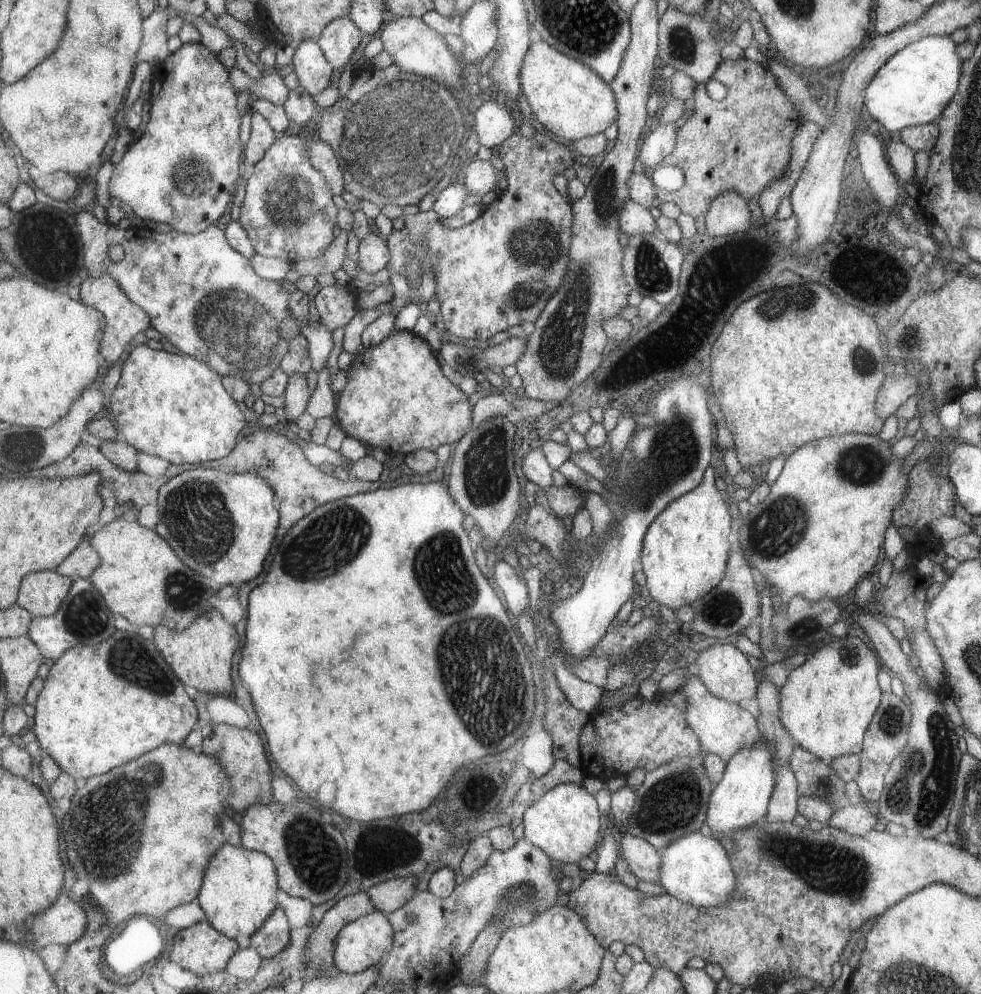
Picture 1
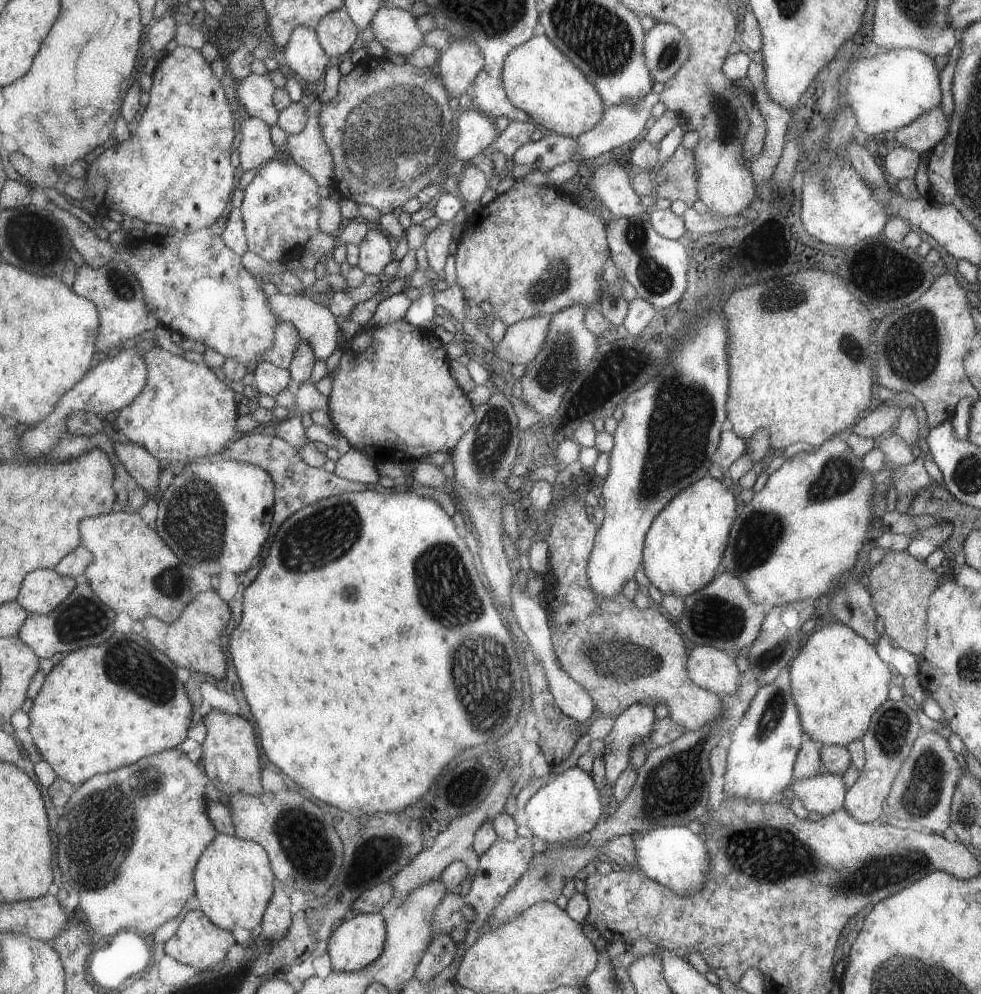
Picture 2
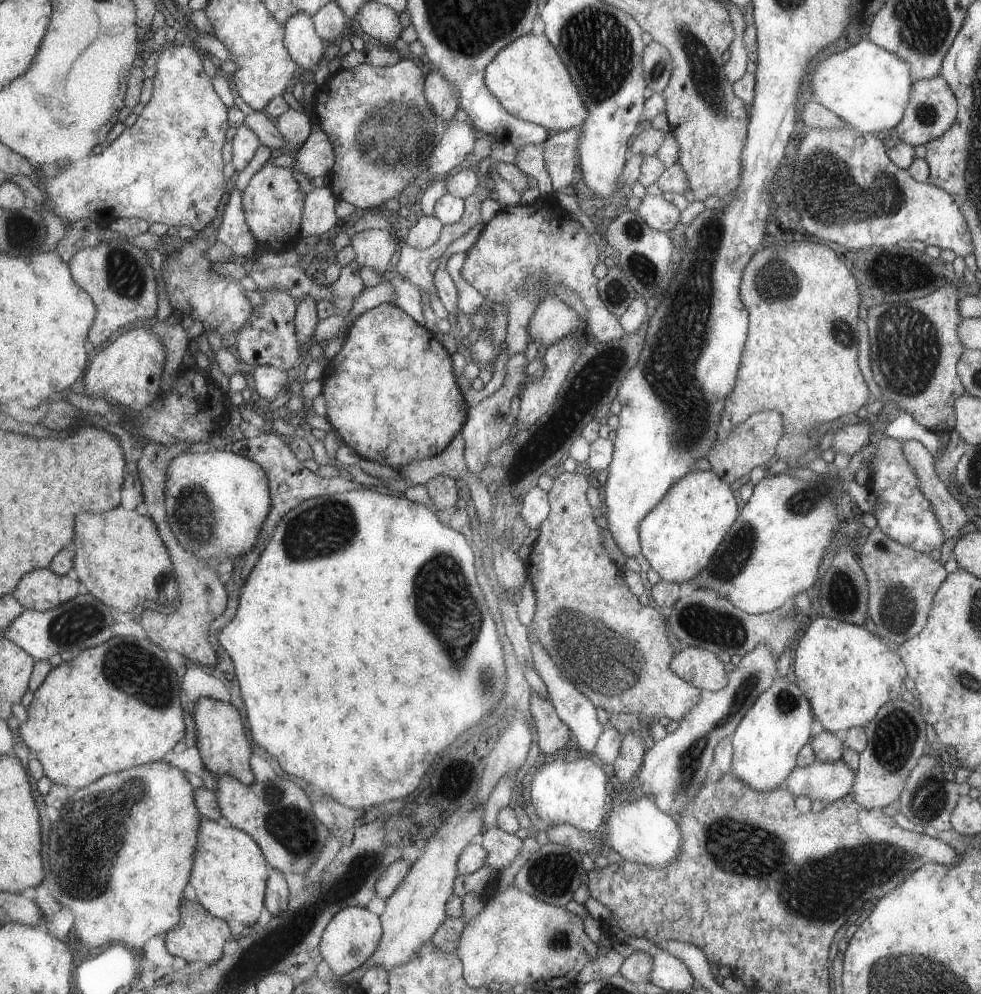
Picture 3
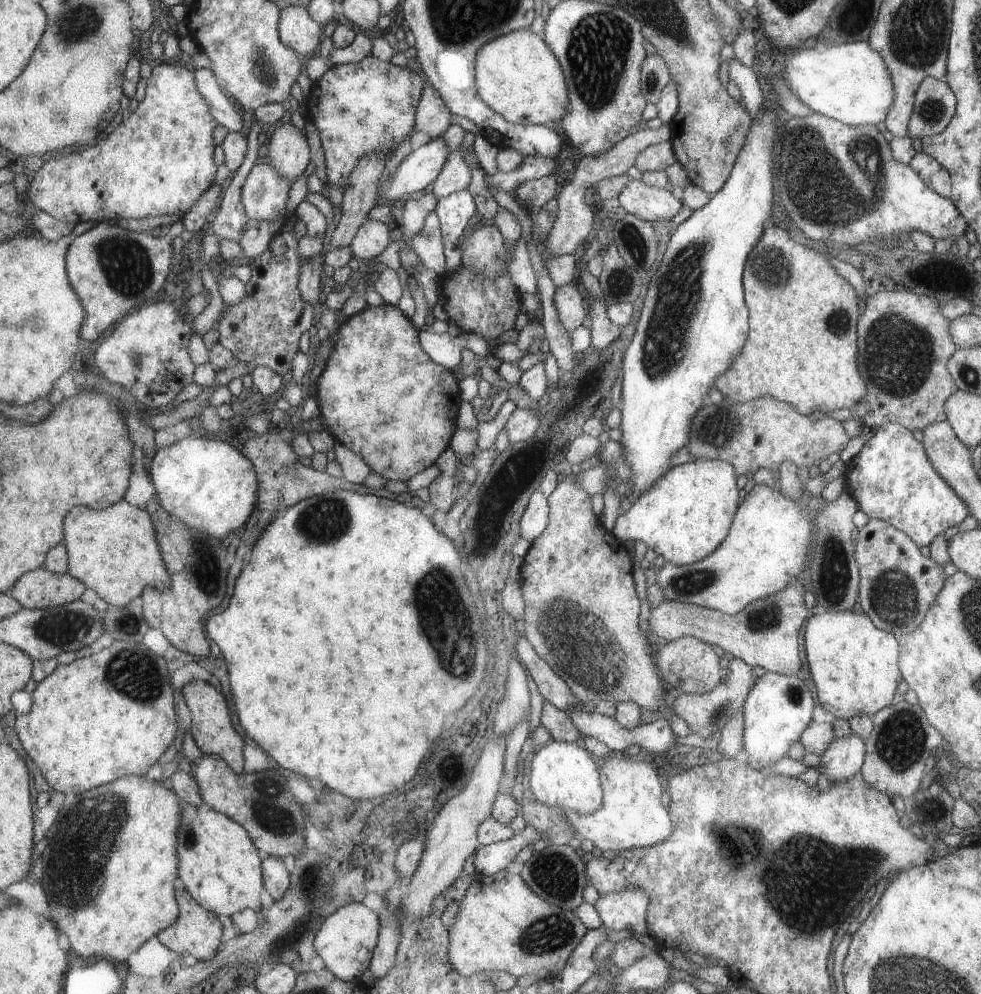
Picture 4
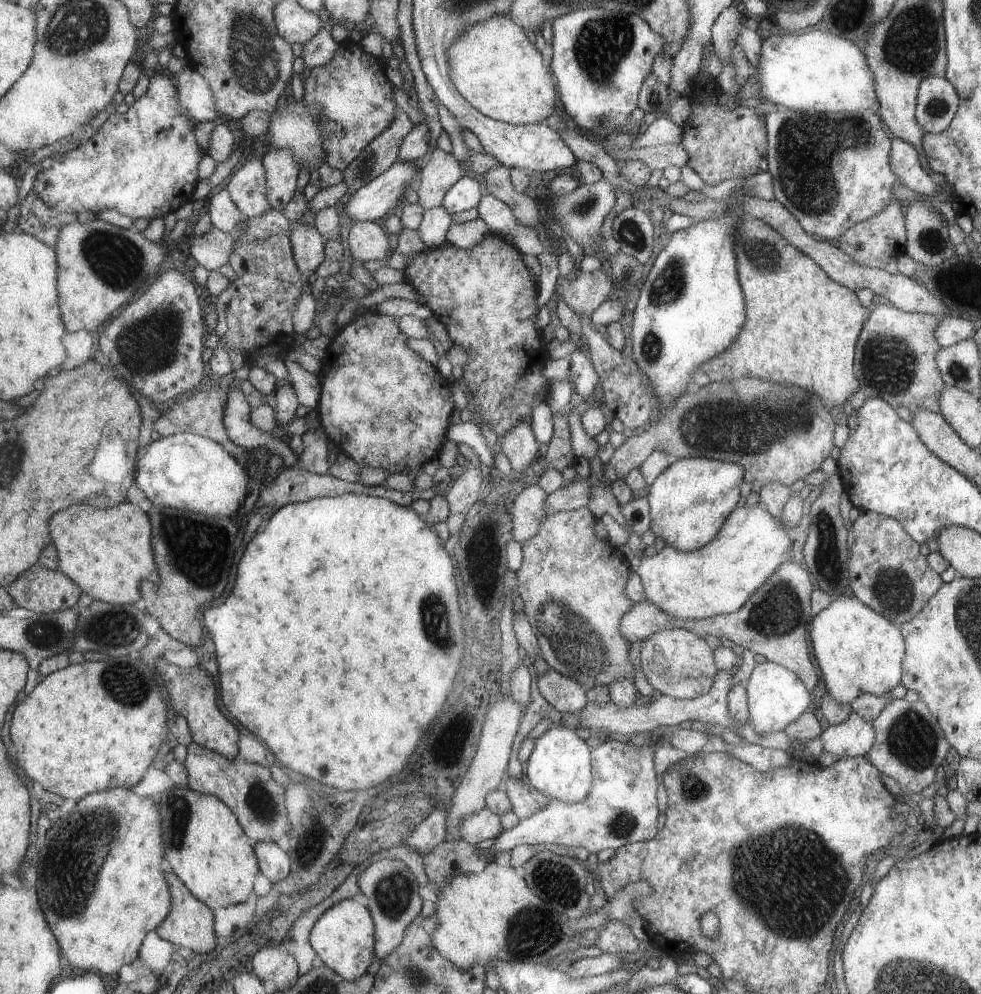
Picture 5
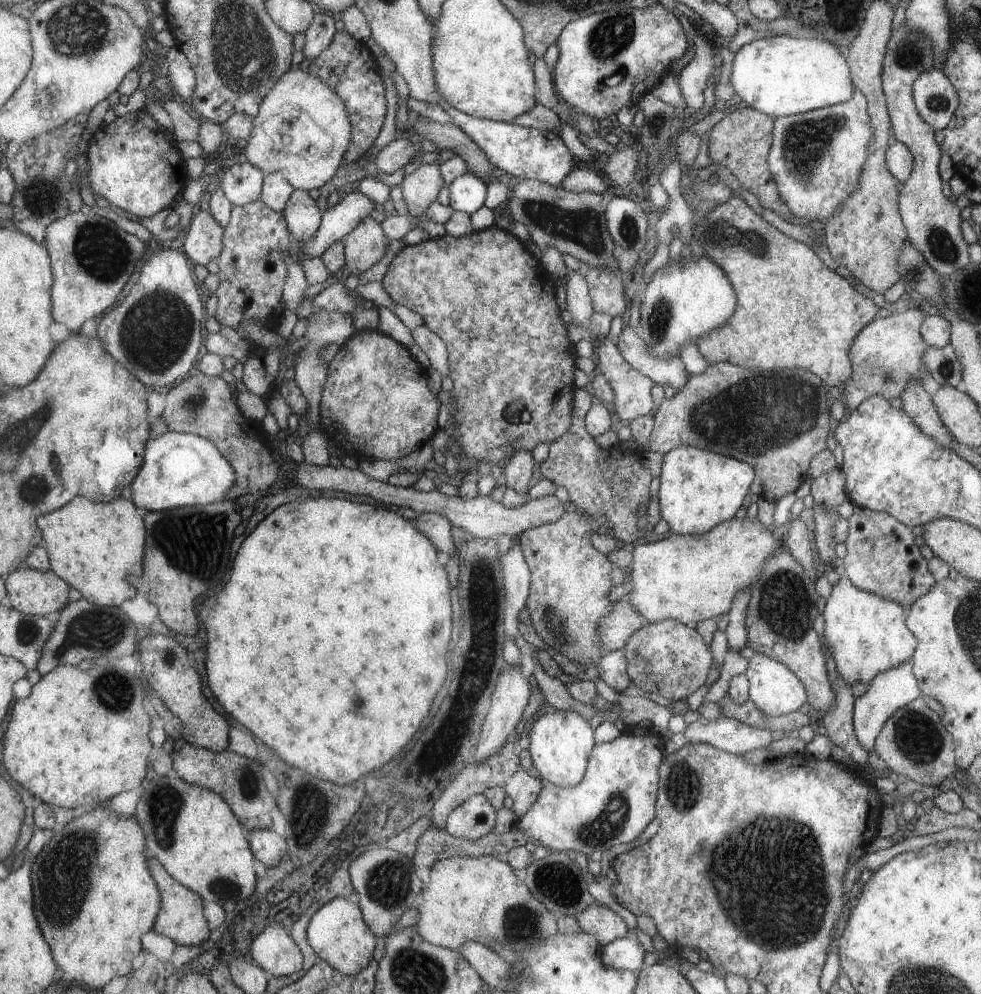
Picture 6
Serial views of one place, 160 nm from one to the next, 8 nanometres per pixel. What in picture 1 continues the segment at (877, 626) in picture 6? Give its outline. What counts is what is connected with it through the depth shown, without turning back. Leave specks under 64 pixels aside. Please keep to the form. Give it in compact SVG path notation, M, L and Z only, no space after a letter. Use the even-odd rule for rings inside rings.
M846 635L844 639L831 638L812 648L807 660L791 670L778 690L779 720L793 744L813 753L826 765L843 755L859 755L862 752L863 733L882 695L875 680L877 670L879 666L875 654L857 637Z

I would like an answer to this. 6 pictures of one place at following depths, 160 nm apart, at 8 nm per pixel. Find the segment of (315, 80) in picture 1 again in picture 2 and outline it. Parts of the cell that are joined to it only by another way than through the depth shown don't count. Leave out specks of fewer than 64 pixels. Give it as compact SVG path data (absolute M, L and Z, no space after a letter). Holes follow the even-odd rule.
M307 27L293 30L288 43L280 50L279 59L307 82L315 82L325 72L329 60L316 32Z

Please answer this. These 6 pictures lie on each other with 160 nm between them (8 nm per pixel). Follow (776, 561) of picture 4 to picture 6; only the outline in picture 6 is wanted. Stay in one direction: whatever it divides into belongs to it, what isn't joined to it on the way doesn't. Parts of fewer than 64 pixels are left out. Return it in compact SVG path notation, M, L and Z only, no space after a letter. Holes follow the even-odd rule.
M744 517L741 520L738 519L729 519L719 524L716 524L711 531L707 531L703 535L676 535L675 533L670 533L669 537L664 540L660 540L648 544L639 544L634 546L632 554L632 562L629 572L632 574L630 576L629 582L631 583L632 589L631 592L628 592L627 602L637 610L638 613L641 613L641 616L644 616L650 623L662 621L662 620L676 620L681 624L693 620L693 622L699 622L699 620L705 620L706 618L719 617L721 614L727 613L730 609L730 604L734 599L734 596L742 590L747 589L758 577L761 576L761 566L765 562L767 556L771 556L771 552L777 548L777 538L775 534L767 532L765 527L759 523L758 519L751 520L748 517Z

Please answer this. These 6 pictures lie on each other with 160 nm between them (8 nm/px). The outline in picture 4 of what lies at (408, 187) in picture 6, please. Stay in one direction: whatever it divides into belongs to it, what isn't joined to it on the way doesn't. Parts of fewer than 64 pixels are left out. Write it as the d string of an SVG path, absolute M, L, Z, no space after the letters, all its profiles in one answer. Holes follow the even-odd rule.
M455 150L450 152L444 168L428 187L433 196L444 198L455 191L469 190L471 186L471 169Z

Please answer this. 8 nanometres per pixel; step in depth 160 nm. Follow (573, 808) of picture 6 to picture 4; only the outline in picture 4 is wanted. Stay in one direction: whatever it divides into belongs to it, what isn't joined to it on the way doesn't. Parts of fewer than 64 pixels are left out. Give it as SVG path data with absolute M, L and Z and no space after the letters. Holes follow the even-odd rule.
M612 758L601 767L601 786L604 788L604 802L588 815L565 811L565 821L572 826L575 838L590 840L595 853L604 850L625 851L632 848L647 848L661 843L671 832L667 810L661 808L659 796L661 786L655 770L649 762L637 762L635 758ZM525 825L524 830L515 832L511 839L480 845L474 851L473 866L476 875L492 875L494 872L505 869L505 866L515 859L517 853L531 841L542 837L531 825Z

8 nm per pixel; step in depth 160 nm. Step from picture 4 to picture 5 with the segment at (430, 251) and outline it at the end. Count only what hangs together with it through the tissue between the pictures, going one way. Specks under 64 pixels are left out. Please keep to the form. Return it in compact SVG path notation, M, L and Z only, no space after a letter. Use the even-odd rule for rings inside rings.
M439 205L423 211L422 219L416 230L420 239L428 247L438 247L446 239L446 232L450 224L450 214L442 205Z

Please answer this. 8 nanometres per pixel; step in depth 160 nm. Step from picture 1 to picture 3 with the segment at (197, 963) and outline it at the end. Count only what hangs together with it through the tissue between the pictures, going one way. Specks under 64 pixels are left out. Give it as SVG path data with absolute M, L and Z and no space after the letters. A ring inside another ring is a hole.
M184 897L180 904L180 920L175 927L164 933L164 945L167 952L174 957L182 958L188 963L194 960L210 965L222 957L222 946L231 940L229 926L224 920L214 917L196 900Z

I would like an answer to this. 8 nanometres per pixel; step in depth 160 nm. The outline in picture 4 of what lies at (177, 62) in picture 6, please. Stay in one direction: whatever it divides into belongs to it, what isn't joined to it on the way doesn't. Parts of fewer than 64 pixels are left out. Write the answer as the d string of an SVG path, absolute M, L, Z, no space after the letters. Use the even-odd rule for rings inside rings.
M202 67L197 69L196 87L201 92L201 96L208 102L209 112L218 124L224 126L228 131L240 132L243 128L241 111L231 104L209 69Z

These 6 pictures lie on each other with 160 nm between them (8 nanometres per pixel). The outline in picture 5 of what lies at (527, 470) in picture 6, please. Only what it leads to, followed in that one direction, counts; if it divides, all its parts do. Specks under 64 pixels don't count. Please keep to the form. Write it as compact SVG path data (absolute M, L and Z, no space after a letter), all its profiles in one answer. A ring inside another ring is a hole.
M515 423L498 440L498 447L508 458L510 468L519 471L533 460L538 445L532 427L527 423Z

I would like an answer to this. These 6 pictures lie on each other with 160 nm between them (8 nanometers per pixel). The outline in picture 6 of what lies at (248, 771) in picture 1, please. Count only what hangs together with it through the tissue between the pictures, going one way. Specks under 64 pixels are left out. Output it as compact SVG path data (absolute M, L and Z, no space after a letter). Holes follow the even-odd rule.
M151 634L138 644L142 673L147 678L150 688L182 724L182 738L194 747L203 747L210 751L225 751L228 745L227 721L212 707L208 706L201 693L201 680L187 662L187 652L173 638L160 634Z

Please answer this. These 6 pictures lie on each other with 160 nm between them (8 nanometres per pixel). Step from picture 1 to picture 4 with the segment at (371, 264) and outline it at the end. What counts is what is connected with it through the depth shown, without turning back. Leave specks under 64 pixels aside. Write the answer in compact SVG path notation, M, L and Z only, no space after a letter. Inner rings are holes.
M366 218L357 228L349 248L357 260L369 260L381 254L387 248L387 244L389 244L387 227L379 221L373 222Z

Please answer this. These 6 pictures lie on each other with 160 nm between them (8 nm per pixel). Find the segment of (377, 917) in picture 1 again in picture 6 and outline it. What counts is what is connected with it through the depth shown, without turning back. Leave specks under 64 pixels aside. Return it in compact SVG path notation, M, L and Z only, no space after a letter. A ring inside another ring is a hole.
M335 897L319 907L307 926L308 943L327 964L344 975L354 975L364 970L371 962L375 937L365 922L359 904Z

